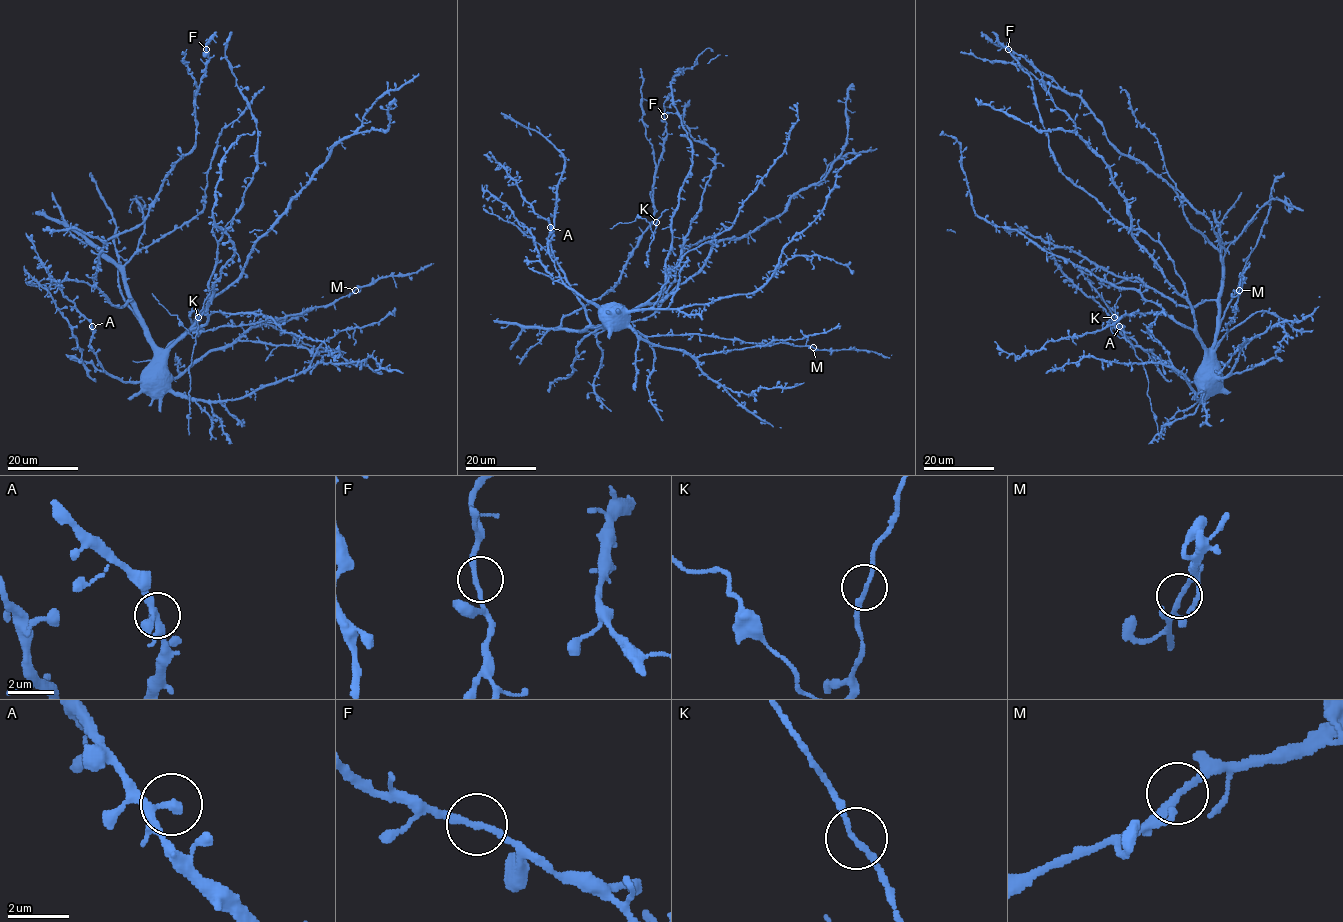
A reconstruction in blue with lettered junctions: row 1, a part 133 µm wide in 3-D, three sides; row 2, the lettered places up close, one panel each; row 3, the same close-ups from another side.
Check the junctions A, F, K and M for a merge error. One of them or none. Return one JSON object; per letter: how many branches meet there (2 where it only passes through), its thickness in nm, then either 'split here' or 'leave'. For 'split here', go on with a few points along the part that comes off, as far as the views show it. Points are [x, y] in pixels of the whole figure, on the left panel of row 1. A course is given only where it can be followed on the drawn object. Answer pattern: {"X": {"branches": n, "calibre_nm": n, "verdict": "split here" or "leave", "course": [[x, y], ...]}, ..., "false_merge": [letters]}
{"A": {"branches": 2, "calibre_nm": 240, "verdict": "leave"}, "F": {"branches": 2, "calibre_nm": 200, "verdict": "leave"}, "K": {"branches": 2, "calibre_nm": 170, "verdict": "leave"}, "M": {"branches": 2, "calibre_nm": 200, "verdict": "leave"}, "false_merge": []}

